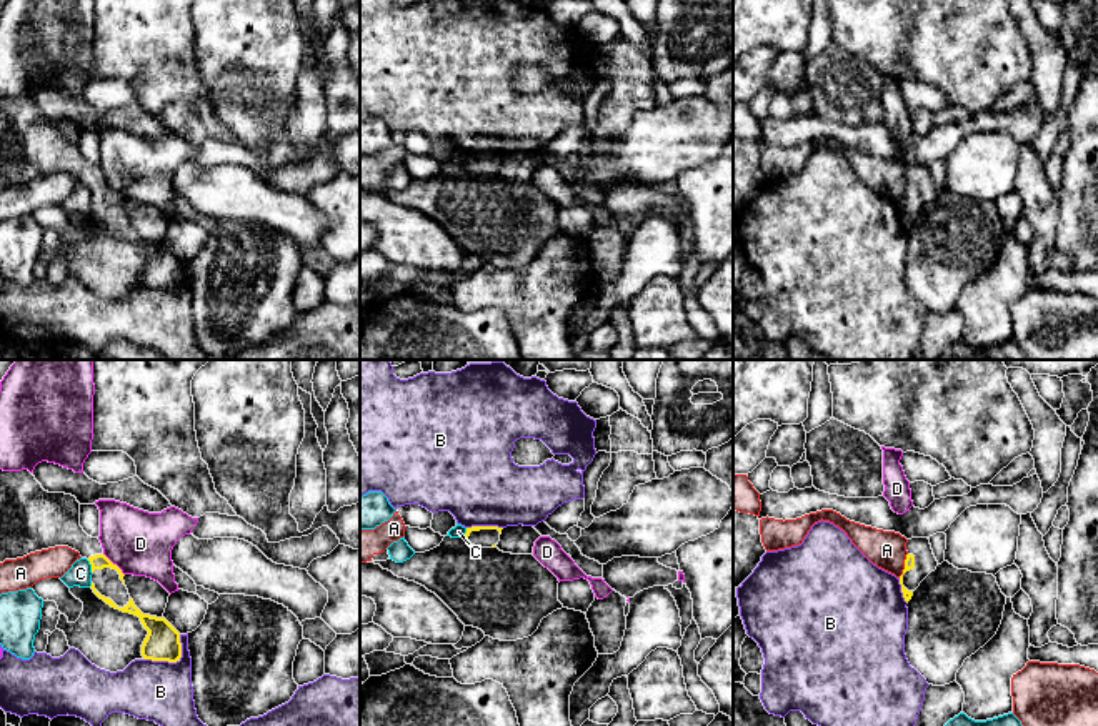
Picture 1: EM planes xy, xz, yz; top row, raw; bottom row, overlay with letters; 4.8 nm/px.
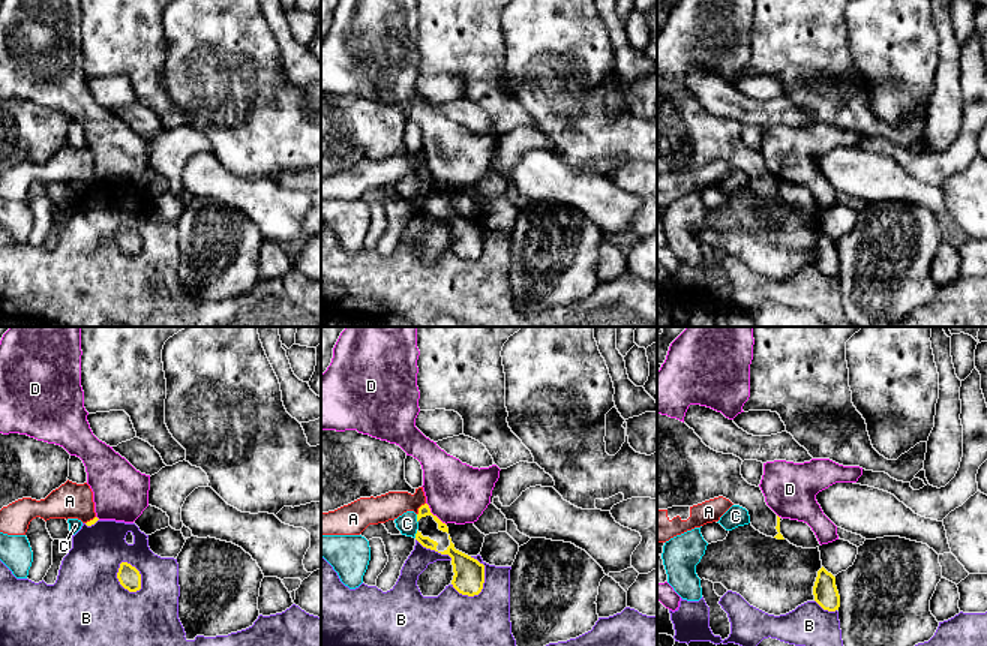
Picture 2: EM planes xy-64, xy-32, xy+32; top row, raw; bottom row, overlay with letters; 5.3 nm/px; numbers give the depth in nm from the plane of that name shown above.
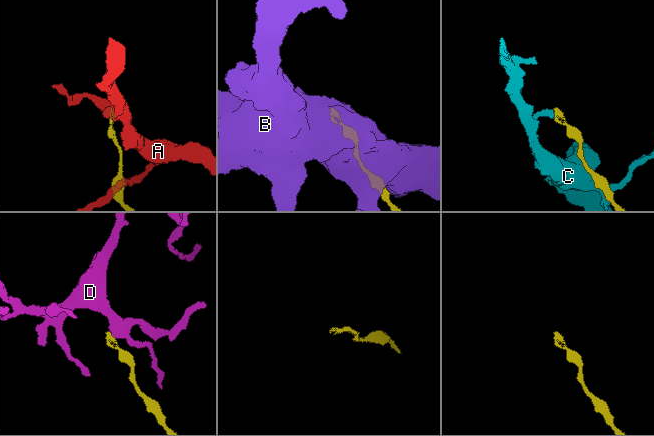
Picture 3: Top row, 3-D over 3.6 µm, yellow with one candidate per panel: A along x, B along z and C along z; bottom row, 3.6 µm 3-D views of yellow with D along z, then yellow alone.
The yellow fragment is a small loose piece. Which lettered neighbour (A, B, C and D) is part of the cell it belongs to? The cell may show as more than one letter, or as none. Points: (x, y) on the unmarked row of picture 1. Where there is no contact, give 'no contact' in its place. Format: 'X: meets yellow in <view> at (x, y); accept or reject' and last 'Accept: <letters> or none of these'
A: meets yellow in yz at (905, 192); reject
B: meets yellow in xy at (172, 288); reject
C: meets yellow in xy at (92, 193); reject
D: meets yellow in xy at (115, 192); reject
Accept: none of these

